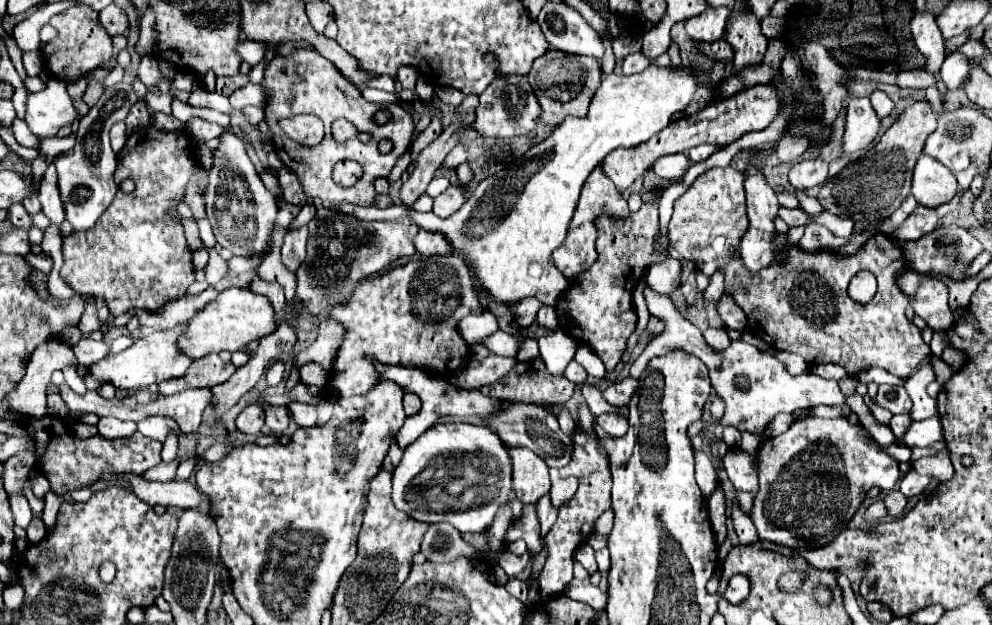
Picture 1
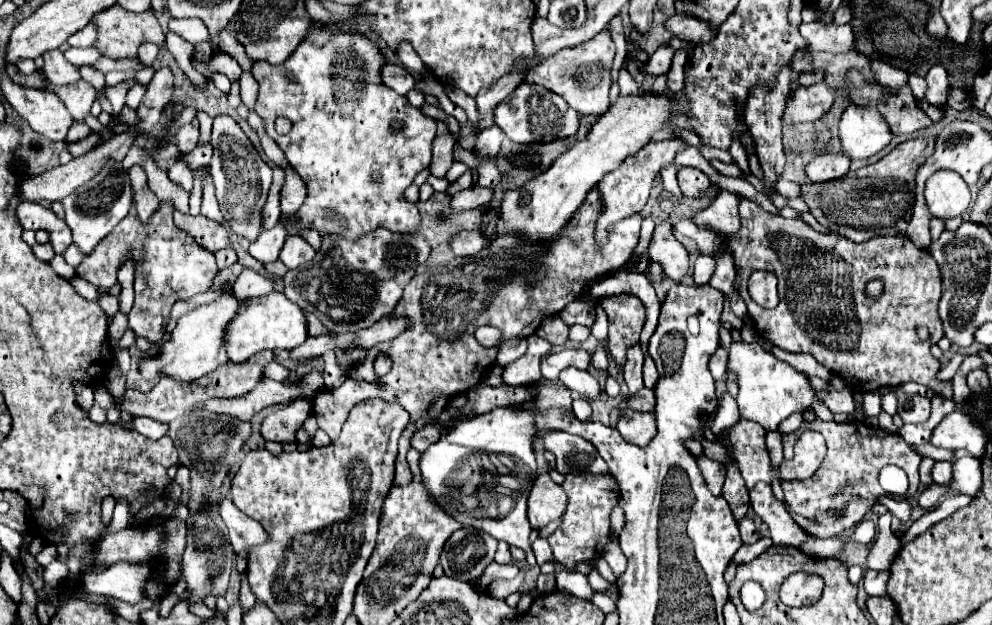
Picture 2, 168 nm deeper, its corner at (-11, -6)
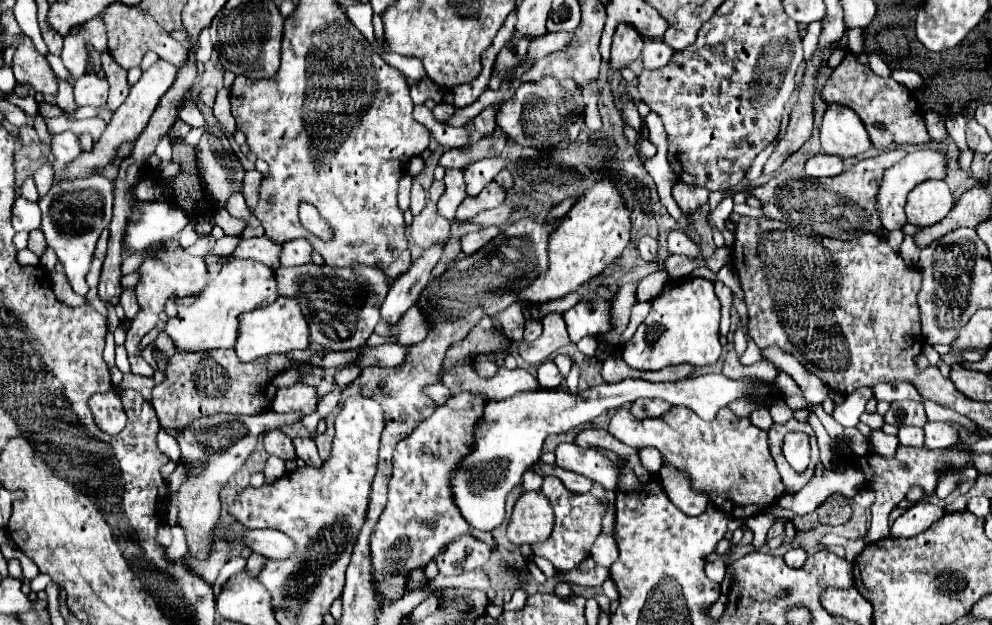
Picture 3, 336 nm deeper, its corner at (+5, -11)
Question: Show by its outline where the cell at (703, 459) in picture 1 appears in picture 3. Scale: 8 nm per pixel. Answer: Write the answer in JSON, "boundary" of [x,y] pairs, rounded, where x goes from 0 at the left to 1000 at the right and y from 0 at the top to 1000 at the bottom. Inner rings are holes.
{"boundary":[[[667,747],[659,763],[671,786],[673,798],[692,824],[708,824],[710,814],[714,811],[714,795],[706,795],[706,789],[698,789],[694,776],[694,763],[690,763],[690,757],[681,757],[681,750]]]}

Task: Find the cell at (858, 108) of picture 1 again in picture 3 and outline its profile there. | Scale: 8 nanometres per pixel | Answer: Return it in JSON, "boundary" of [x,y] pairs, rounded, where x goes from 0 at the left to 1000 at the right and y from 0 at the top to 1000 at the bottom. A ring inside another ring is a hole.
{"boundary":[[[835,168],[827,200],[827,232],[835,248],[863,251],[879,235],[867,187],[853,168]]]}

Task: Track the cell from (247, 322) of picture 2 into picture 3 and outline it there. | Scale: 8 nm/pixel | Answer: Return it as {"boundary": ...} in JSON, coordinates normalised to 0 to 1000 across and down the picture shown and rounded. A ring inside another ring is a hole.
{"boundary":[[[282,475],[282,482],[276,482],[266,494],[256,494],[252,501],[246,501],[246,507],[242,507],[242,539],[236,558],[244,578],[254,578],[260,571],[290,565],[296,558],[306,562],[310,558],[310,552],[313,552],[313,530],[310,530],[310,514],[302,494],[302,482],[296,475]]]}

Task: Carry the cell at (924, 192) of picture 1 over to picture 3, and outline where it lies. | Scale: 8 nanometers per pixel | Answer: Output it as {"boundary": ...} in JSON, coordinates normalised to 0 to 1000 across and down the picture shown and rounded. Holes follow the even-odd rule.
{"boundary":[[[931,290],[915,309],[913,354],[925,363],[935,363],[950,354],[962,328],[954,290]]]}

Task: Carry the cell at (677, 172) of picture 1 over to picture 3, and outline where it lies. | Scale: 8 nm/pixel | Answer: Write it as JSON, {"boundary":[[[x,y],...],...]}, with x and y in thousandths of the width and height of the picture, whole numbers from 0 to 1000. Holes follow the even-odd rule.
{"boundary":[[[681,293],[677,302],[677,312],[690,344],[698,344],[714,322],[714,302],[702,302],[702,296]]]}

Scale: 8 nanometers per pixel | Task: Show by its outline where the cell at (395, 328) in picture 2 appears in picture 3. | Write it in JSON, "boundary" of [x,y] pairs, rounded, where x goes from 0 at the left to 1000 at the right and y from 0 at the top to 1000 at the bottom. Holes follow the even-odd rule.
{"boundary":[[[415,491],[399,523],[393,523],[389,517],[381,517],[379,520],[379,533],[385,536],[385,539],[391,539],[391,536],[399,536],[401,539],[401,549],[405,552],[419,552],[423,549],[425,542],[429,542],[433,530],[433,520],[429,514],[429,501],[425,498],[425,491]]]}

